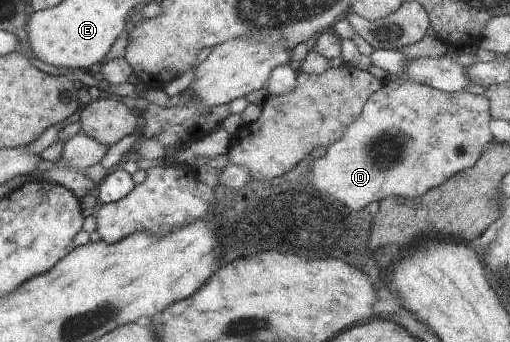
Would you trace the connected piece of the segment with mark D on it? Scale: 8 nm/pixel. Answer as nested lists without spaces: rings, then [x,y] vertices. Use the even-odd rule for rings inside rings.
[[[391,78],[366,101],[342,138],[323,157],[313,159],[308,181],[354,211],[384,197],[419,197],[477,161],[493,141],[488,130],[491,120],[489,102],[483,95],[463,90],[448,94]]]

